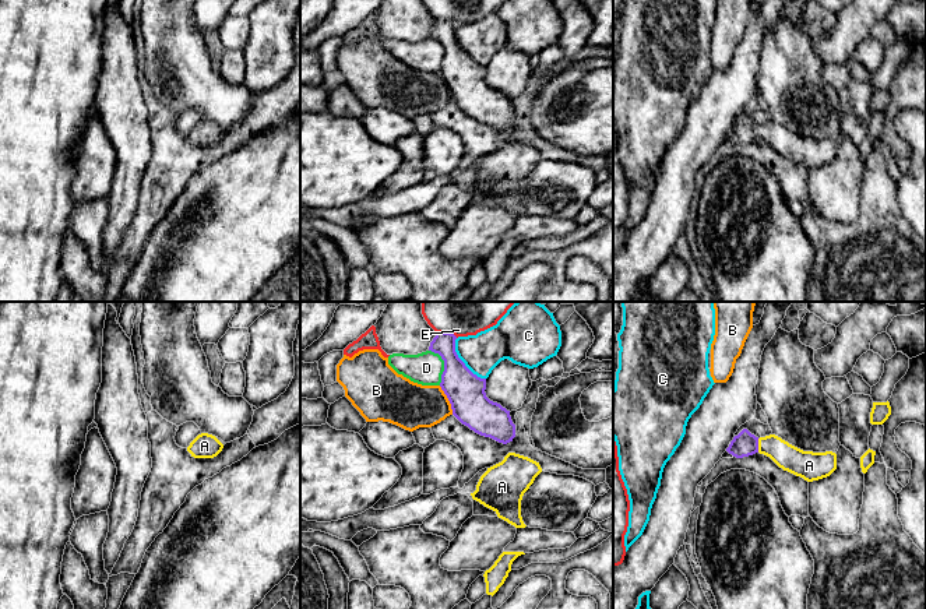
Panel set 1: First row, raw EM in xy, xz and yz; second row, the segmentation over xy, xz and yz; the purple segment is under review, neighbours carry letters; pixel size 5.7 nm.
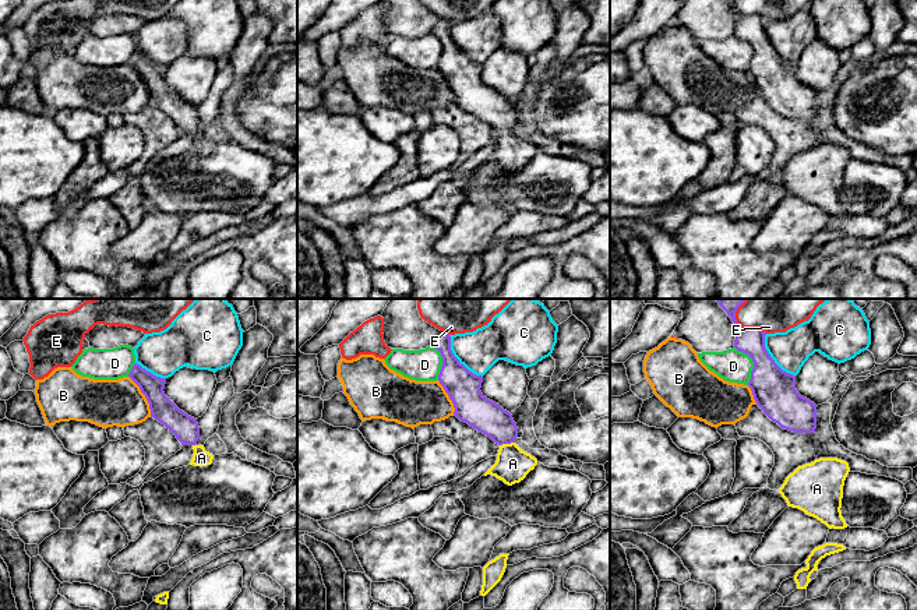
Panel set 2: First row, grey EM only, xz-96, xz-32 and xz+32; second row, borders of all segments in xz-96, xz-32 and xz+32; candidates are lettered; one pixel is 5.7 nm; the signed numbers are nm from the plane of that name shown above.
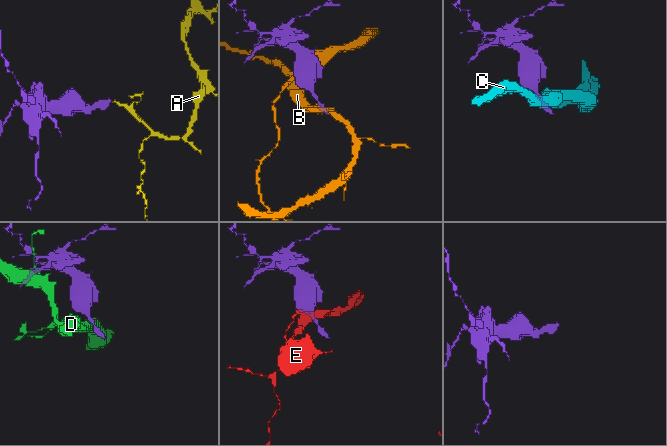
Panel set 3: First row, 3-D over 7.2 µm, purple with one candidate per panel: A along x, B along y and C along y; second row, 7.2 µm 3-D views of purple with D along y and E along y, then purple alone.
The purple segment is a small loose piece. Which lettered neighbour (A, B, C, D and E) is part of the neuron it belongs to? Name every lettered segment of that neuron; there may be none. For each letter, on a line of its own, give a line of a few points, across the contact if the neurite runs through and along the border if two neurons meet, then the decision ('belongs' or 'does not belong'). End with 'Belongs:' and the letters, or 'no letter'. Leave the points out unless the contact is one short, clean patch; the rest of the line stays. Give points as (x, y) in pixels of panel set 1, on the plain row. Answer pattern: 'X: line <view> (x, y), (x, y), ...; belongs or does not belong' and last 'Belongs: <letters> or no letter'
A: line yz (743, 131), (757, 133), (773, 133), (788, 144); belongs
B: does not belong
C: does not belong
D: line xz (429, 37), (436, 39), (443, 48), (442, 69), (439, 71); does not belong
E: does not belong
Belongs: A

